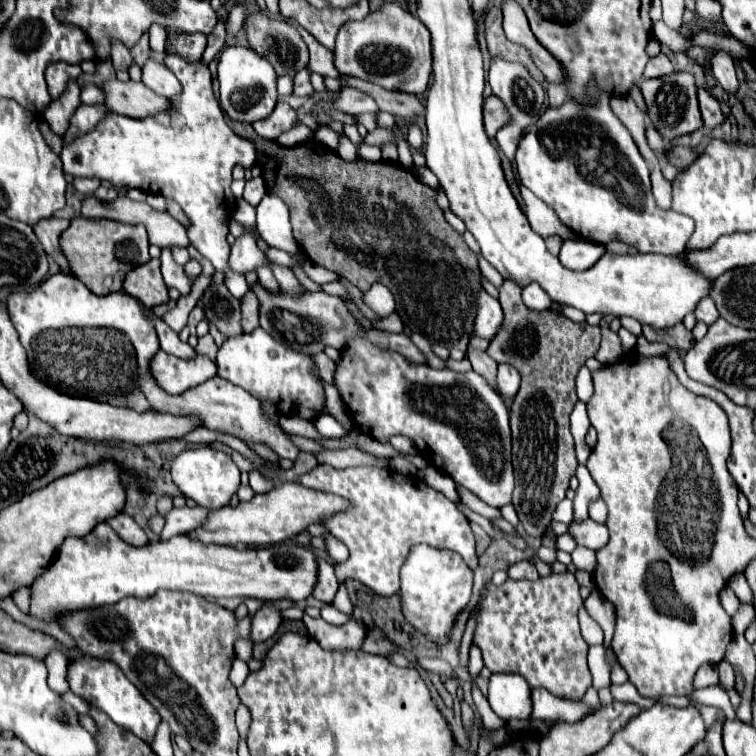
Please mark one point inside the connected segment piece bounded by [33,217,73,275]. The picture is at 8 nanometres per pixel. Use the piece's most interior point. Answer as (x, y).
(49, 230)

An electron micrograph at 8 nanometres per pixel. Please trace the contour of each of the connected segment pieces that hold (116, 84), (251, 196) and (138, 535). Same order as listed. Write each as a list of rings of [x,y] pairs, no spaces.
[[[117,79],[107,81],[103,85],[107,99],[105,105],[121,115],[127,117],[135,117],[135,119],[145,119],[147,115],[157,115],[159,111],[165,111],[171,101],[155,95],[155,91],[151,91],[149,87],[145,87],[143,83],[121,83]]]
[[[261,176],[256,177],[250,181],[246,181],[243,199],[249,204],[256,207],[265,193],[267,192],[265,182]]]
[[[119,513],[119,515],[115,515],[115,517],[111,517],[109,521],[107,521],[107,525],[125,541],[125,543],[129,543],[129,545],[135,545],[135,547],[139,547],[139,545],[147,545],[147,535],[145,535],[145,531],[129,517],[129,515],[125,515],[125,513]]]

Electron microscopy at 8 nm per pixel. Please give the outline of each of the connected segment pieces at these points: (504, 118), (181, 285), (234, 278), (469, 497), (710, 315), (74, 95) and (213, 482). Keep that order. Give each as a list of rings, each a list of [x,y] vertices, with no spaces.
[[[495,95],[487,97],[487,101],[483,105],[483,117],[485,117],[485,131],[487,131],[489,139],[495,137],[497,129],[511,123],[511,115],[509,115],[507,107],[503,107],[503,101]]]
[[[167,247],[161,253],[161,273],[163,273],[167,287],[179,289],[181,295],[187,295],[190,292],[193,281],[187,277],[183,267],[171,259],[171,251]]]
[[[231,273],[231,277],[227,277],[227,289],[229,289],[237,299],[241,299],[241,297],[249,291],[245,277],[243,277],[243,275],[237,275],[237,273]]]
[[[457,485],[457,490],[458,490],[461,502],[464,505],[466,505],[468,508],[470,508],[472,511],[490,520],[501,517],[501,514],[497,508],[493,508],[487,505],[467,489]]]
[[[703,297],[701,301],[699,301],[699,305],[695,307],[695,317],[697,319],[701,319],[701,321],[705,321],[707,325],[711,325],[717,317],[719,317],[719,313],[717,313],[717,309],[715,309],[715,303],[713,303],[713,299],[711,297]]]
[[[69,83],[67,91],[59,99],[51,101],[51,105],[45,109],[43,117],[51,125],[53,133],[63,135],[69,129],[69,119],[73,117],[73,111],[81,105],[79,93],[81,93],[79,85],[77,83]]]
[[[197,447],[197,449],[189,449],[183,451],[171,467],[171,475],[175,485],[185,493],[185,497],[193,499],[197,505],[209,507],[209,509],[219,509],[223,505],[229,503],[229,499],[237,493],[241,481],[241,473],[237,469],[237,465],[233,463],[233,459],[229,455],[225,455],[223,451],[217,451],[213,447]]]

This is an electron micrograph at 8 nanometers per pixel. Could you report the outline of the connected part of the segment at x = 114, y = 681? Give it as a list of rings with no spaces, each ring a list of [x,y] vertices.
[[[83,655],[83,659],[75,659],[75,663],[69,663],[67,683],[75,695],[79,695],[89,705],[107,713],[111,721],[115,721],[119,727],[135,733],[143,741],[153,741],[157,727],[161,725],[161,717],[155,711],[155,707],[151,707],[151,703],[143,699],[141,691],[123,675],[121,667],[117,667],[115,661],[97,659],[93,655]]]

